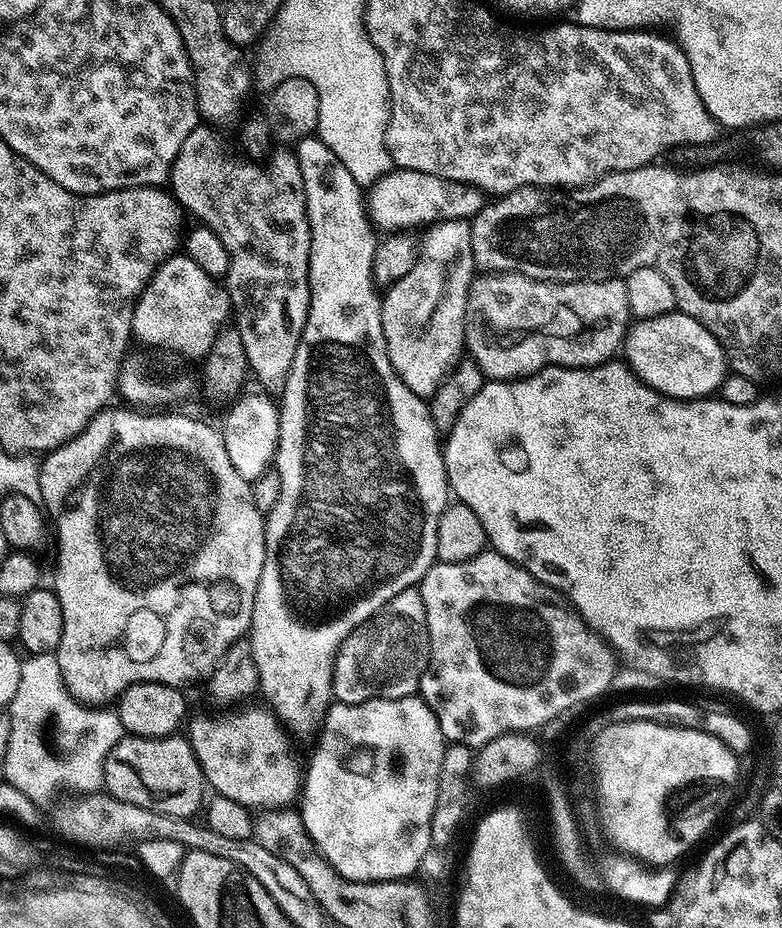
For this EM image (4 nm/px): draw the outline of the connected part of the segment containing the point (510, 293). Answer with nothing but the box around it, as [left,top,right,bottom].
[464,272,630,380]

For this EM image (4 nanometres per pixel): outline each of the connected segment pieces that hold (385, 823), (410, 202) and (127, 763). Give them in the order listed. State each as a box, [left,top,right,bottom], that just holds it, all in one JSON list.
[[298,695,446,880],[366,167,485,234],[104,734,206,818]]

